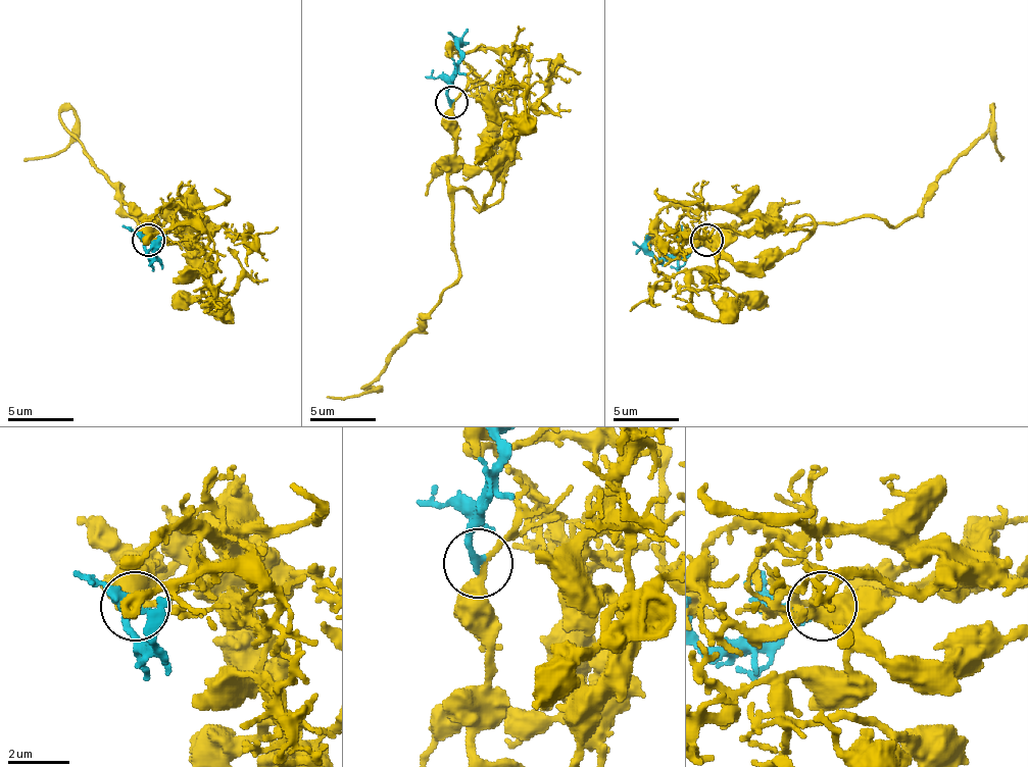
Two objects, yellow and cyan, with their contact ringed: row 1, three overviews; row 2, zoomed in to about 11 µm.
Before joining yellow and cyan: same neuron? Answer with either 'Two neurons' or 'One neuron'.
One neuron

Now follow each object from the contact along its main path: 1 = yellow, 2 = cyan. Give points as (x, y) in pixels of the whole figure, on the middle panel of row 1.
1: (453, 101), (450, 242), (456, 252), (459, 274), (375, 382), (358, 396), (326, 396)
2: (450, 101), (447, 89), (453, 79), (467, 30)

